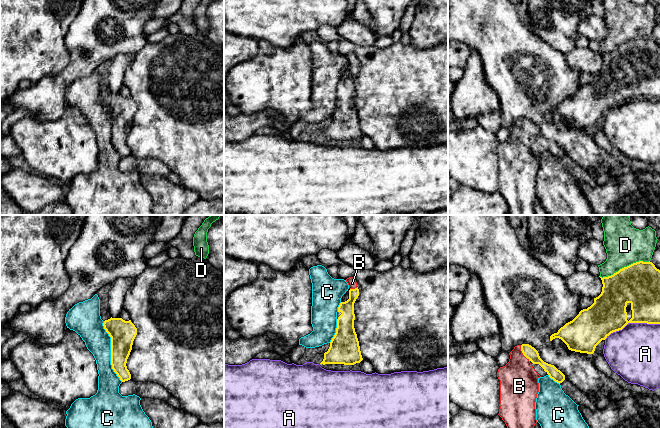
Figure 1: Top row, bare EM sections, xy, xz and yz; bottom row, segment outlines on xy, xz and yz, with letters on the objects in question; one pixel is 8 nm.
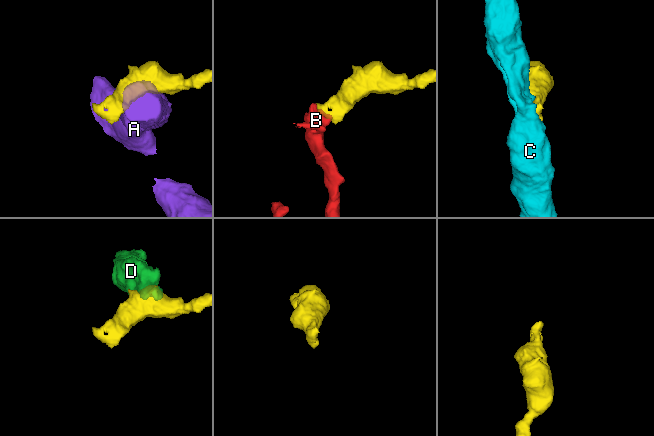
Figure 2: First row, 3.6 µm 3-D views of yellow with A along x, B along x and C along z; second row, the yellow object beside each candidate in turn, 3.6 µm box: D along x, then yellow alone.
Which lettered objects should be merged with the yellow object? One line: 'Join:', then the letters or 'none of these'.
Join: B

